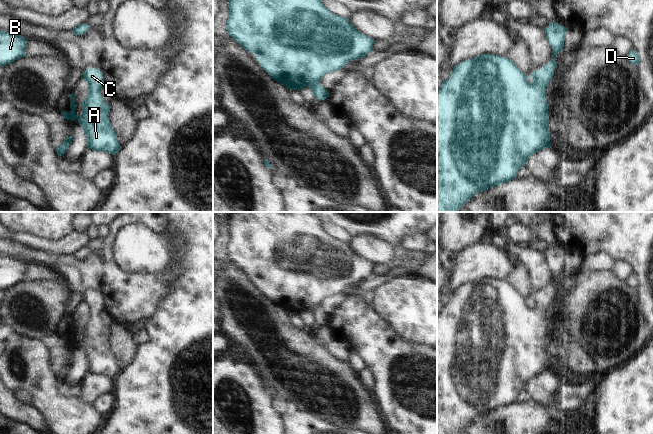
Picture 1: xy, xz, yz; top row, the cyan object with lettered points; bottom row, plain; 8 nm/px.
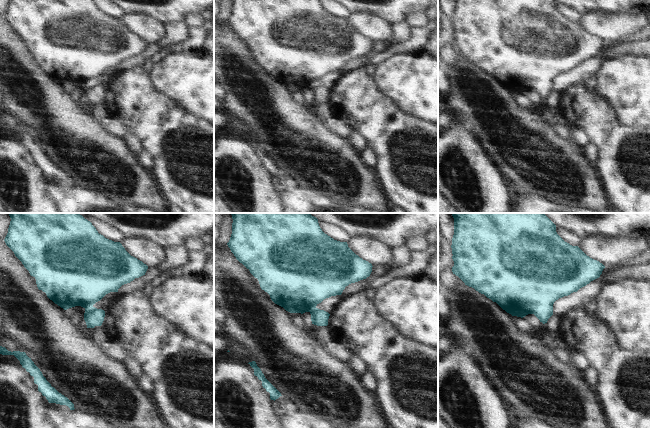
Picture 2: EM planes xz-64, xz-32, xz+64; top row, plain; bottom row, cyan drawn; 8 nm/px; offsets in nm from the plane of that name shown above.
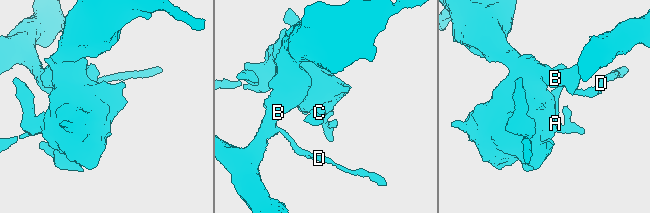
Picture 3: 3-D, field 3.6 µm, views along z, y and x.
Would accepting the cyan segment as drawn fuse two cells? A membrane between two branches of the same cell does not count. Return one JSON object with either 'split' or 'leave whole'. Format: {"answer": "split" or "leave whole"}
{"answer": "leave whole"}

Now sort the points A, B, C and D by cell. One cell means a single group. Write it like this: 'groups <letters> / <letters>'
groups A B C D

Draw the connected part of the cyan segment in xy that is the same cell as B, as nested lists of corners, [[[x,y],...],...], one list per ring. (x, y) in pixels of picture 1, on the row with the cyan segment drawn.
[[[0,31],[0,66],[4,67],[26,56],[27,40],[19,34]]]

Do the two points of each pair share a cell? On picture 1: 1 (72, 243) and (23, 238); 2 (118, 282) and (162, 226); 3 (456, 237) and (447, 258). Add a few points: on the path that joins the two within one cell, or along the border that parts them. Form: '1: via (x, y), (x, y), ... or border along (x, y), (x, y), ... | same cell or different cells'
1: via (60, 246), (45, 246), (35, 243) | same cell
2: via (107, 257), (110, 234), (122, 222), (137, 222) | same cell
3: border along (460, 249), (447, 251) | different cells

